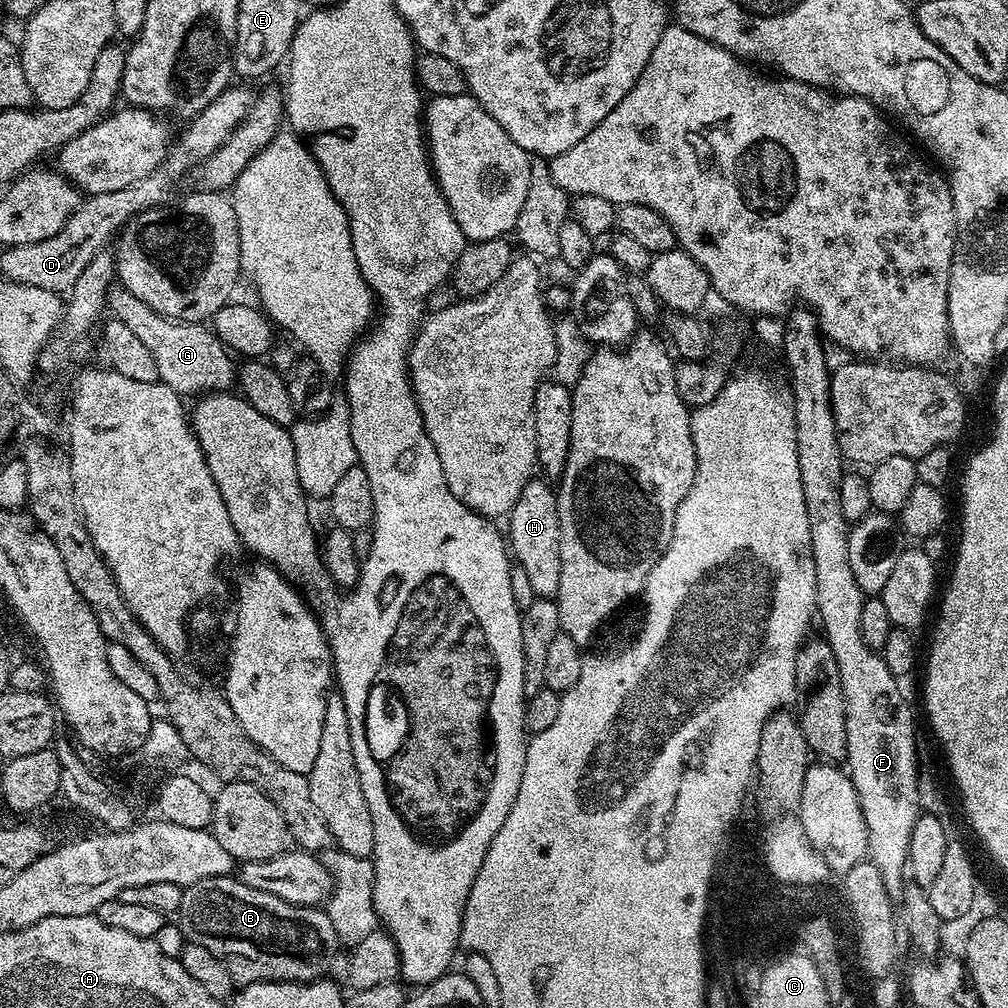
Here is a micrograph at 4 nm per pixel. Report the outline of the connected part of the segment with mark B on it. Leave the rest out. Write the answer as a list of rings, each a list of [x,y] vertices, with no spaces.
[[[235,875],[206,878],[187,885],[178,923],[185,941],[206,946],[230,970],[236,986],[306,984],[321,979],[336,956],[338,928],[327,911],[291,904],[274,894],[254,890]]]

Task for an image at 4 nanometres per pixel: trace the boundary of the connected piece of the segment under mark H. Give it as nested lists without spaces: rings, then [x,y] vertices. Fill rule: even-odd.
[[[533,478],[529,480],[526,490],[522,490],[518,502],[514,502],[512,511],[506,517],[506,540],[510,545],[511,555],[519,568],[526,570],[530,587],[538,598],[556,597],[558,578],[562,578],[560,519],[556,494],[557,489],[547,479]]]

